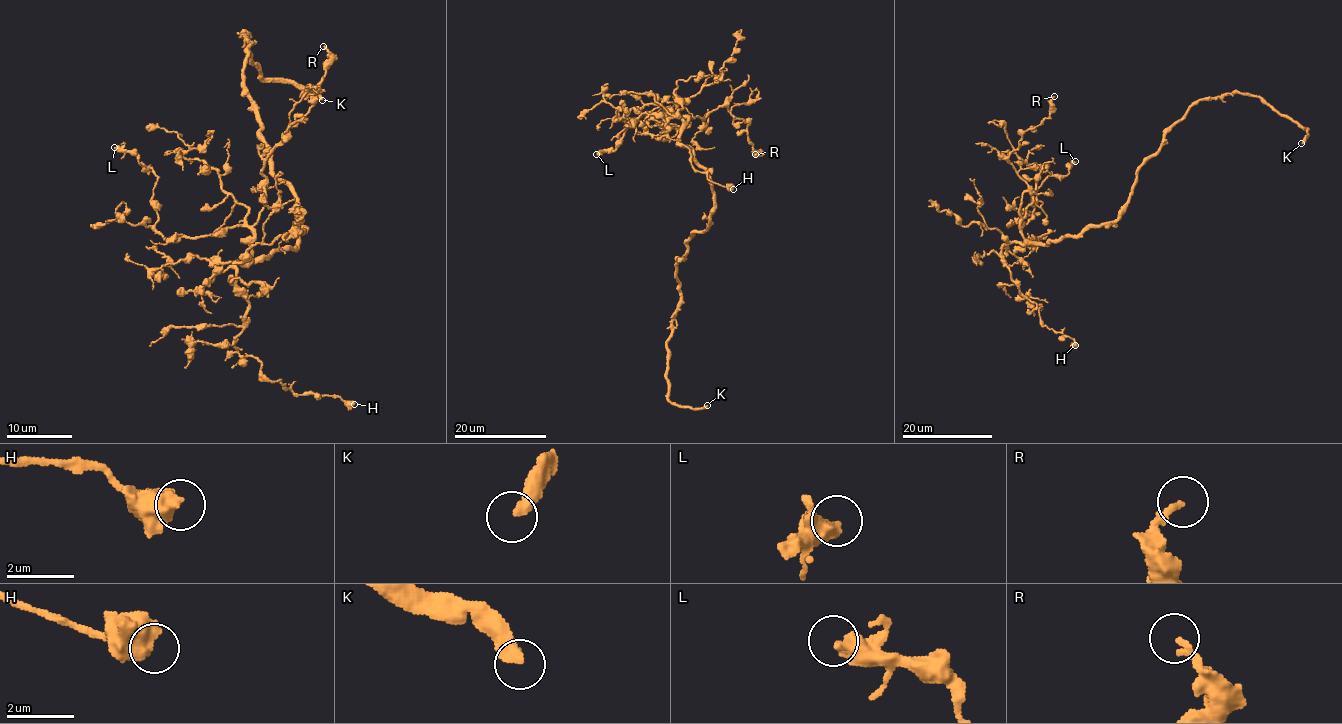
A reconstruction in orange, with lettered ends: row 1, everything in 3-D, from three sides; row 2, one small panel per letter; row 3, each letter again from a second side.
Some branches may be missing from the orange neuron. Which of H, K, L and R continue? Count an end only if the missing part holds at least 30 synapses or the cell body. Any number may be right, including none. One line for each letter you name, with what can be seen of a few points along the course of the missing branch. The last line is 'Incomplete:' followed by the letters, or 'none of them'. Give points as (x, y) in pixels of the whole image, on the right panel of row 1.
K: (1301, 143), (1305, 198), (1276, 260), (1274, 291), (1280, 323), (1299, 346), (1299, 378), (1312, 421)
Incomplete: K

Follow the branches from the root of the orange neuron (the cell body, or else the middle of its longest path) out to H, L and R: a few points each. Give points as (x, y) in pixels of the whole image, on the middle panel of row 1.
H: (710, 217), (714, 190), (680, 141), (676, 98), (682, 107), (664, 134), (689, 150), (695, 170), (733, 189)
L: (710, 217), (709, 173), (680, 141), (691, 117), (633, 108), (621, 143), (596, 154)
R: (710, 217), (709, 173), (681, 143), (680, 128), (692, 117), (704, 125), (726, 106), (747, 123), (755, 154)

